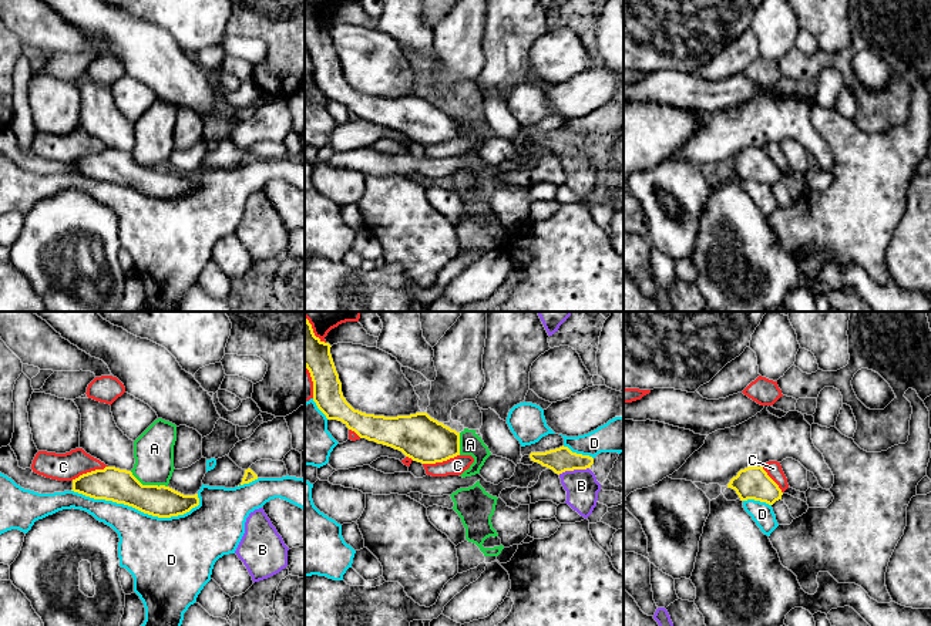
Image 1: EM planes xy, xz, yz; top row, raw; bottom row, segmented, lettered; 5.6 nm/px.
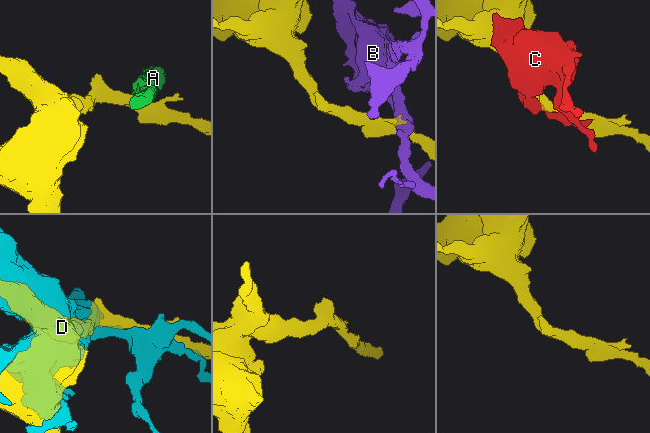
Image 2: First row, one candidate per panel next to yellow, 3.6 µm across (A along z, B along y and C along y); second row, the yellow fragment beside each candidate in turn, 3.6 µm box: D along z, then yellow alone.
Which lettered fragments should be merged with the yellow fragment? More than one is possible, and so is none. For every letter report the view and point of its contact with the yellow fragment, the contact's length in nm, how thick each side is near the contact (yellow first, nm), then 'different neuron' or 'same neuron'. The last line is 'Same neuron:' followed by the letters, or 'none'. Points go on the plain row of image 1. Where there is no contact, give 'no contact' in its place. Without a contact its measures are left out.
A: contact xy (148, 167); length 240 nm; calibres 190 and 220 nm; different neuron
B: contact xz (572, 151); length 180 nm; calibres 140 and 190 nm; different neuron
C: contact xz (440, 142); length 220 nm; calibres 260 and 100 nm; different neuron
D: contact xy (135, 189); length 750 nm; calibres 190 and 360 nm; different neuron
Same neuron: none

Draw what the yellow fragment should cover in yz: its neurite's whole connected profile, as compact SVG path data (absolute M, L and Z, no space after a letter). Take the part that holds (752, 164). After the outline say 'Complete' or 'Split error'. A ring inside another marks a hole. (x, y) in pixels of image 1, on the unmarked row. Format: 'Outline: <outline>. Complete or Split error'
Outline: M747 148L740 151L736 158L730 161L727 169L732 169L739 176L740 182L754 181L773 186L782 181L782 171L767 156L763 148Z. Complete

